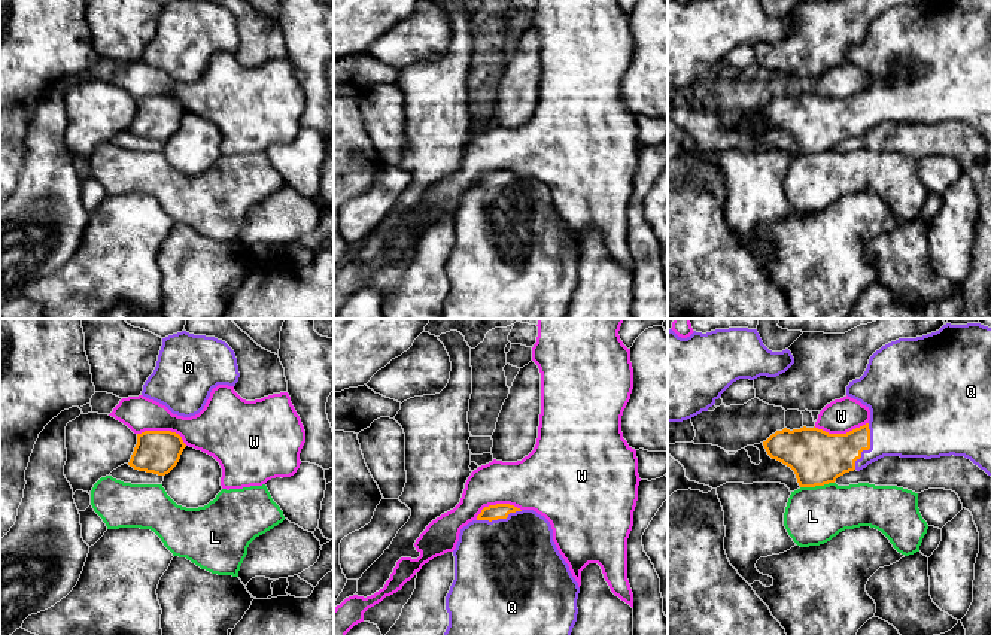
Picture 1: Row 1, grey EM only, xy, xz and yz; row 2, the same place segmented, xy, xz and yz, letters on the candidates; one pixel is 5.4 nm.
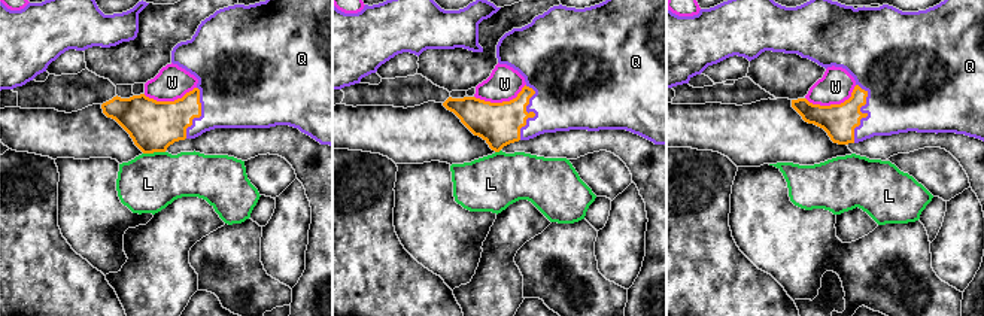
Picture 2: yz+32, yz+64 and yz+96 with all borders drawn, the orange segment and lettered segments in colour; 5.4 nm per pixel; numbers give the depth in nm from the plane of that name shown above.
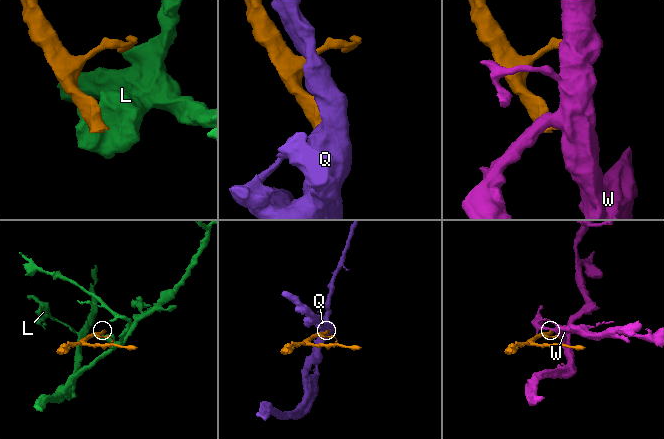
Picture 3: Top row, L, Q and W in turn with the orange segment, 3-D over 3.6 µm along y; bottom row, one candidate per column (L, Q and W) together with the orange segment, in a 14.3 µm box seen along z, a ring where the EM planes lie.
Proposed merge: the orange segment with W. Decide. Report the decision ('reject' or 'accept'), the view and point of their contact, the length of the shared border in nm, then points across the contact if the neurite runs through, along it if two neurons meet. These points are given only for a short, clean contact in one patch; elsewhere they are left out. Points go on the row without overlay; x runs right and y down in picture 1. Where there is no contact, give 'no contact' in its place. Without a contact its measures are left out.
reject | yz (841, 100) | 300 nm | along yz (868, 88), (845, 99), (826, 99), (814, 93)

